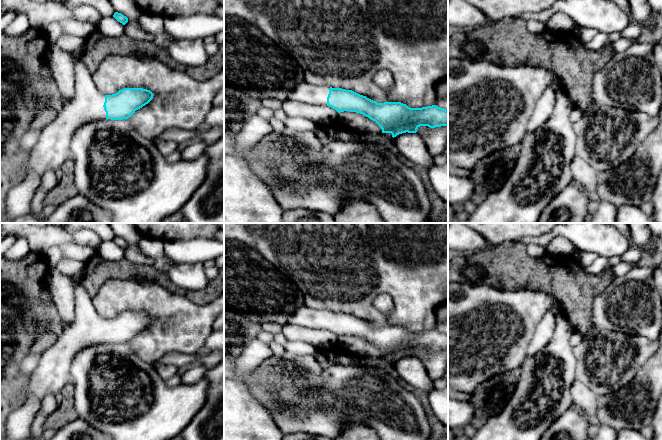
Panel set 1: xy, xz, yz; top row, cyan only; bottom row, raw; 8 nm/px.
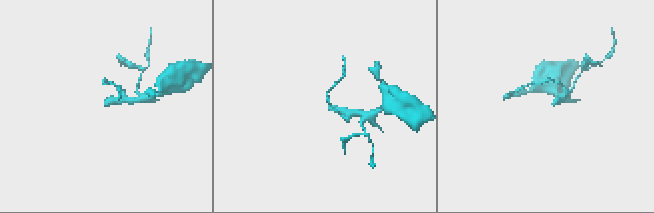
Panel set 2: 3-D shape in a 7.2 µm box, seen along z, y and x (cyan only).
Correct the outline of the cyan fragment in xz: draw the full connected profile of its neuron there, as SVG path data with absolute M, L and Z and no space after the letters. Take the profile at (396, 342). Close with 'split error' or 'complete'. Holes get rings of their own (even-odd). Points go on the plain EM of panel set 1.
M306 305L299 307L290 316L288 323L327 329L338 337L350 335L363 338L375 345L382 357L391 357L393 362L406 356L416 357L420 350L448 350L448 334L436 329L410 332L401 326L377 327L352 314L313 309Z | split error

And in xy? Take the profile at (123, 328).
M74 281L75 318L57 340L40 356L38 365L30 379L24 385L18 385L18 406L26 403L29 396L33 395L42 400L48 394L56 395L67 385L70 385L71 365L78 352L90 346L105 343L123 344L131 341L136 334L148 328L153 317L143 312L124 312L112 319L102 318L96 311L91 297L82 285L81 281Z | split error

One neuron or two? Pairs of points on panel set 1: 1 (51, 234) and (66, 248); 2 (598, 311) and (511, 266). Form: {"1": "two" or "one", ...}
{"1": "two", "2": "two"}

